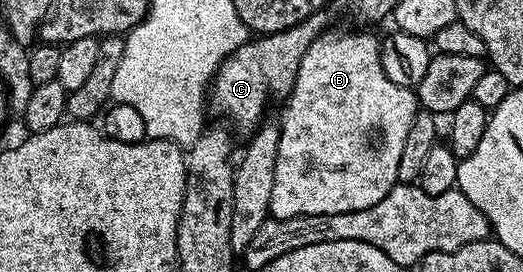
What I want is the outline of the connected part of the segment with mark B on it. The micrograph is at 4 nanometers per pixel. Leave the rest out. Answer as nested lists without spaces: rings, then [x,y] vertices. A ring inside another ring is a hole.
[[[327,31],[318,34],[308,51],[302,56],[302,62],[296,75],[296,83],[289,97],[285,98],[286,114],[280,120],[280,147],[276,151],[276,179],[272,179],[272,203],[270,217],[273,219],[292,219],[300,215],[340,215],[348,211],[364,211],[364,207],[372,207],[388,195],[388,191],[398,181],[400,154],[404,151],[404,139],[408,139],[408,131],[412,128],[412,119],[420,108],[415,90],[400,87],[400,83],[392,83],[384,75],[384,67],[380,63],[378,47],[380,41],[370,33],[333,33]]]

